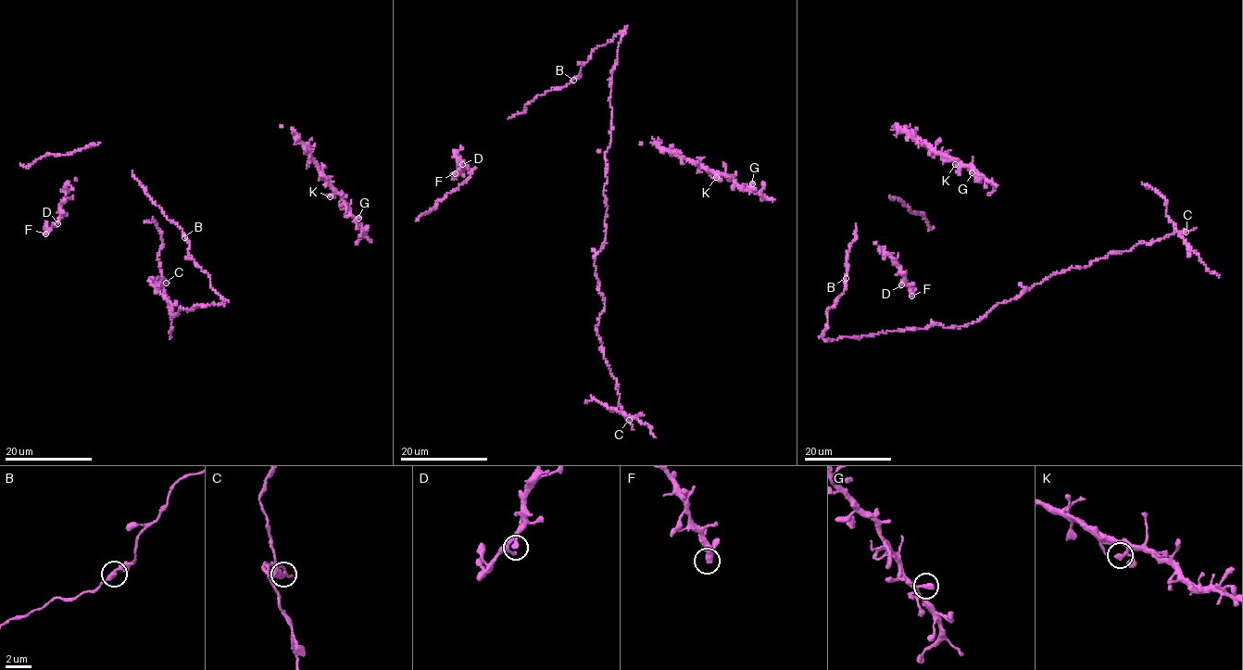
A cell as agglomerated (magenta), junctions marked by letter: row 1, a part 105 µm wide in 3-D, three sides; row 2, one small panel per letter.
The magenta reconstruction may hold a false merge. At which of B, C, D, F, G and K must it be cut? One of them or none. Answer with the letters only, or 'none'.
C

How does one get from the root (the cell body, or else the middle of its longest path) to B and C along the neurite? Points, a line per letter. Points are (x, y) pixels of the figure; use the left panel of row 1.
B: (207, 305), (224, 303), (211, 287), (211, 278), (189, 255), (189, 242), (184, 237)
C: (207, 305), (181, 308), (173, 317), (170, 301), (156, 292), (160, 284), (148, 281), (166, 282)

